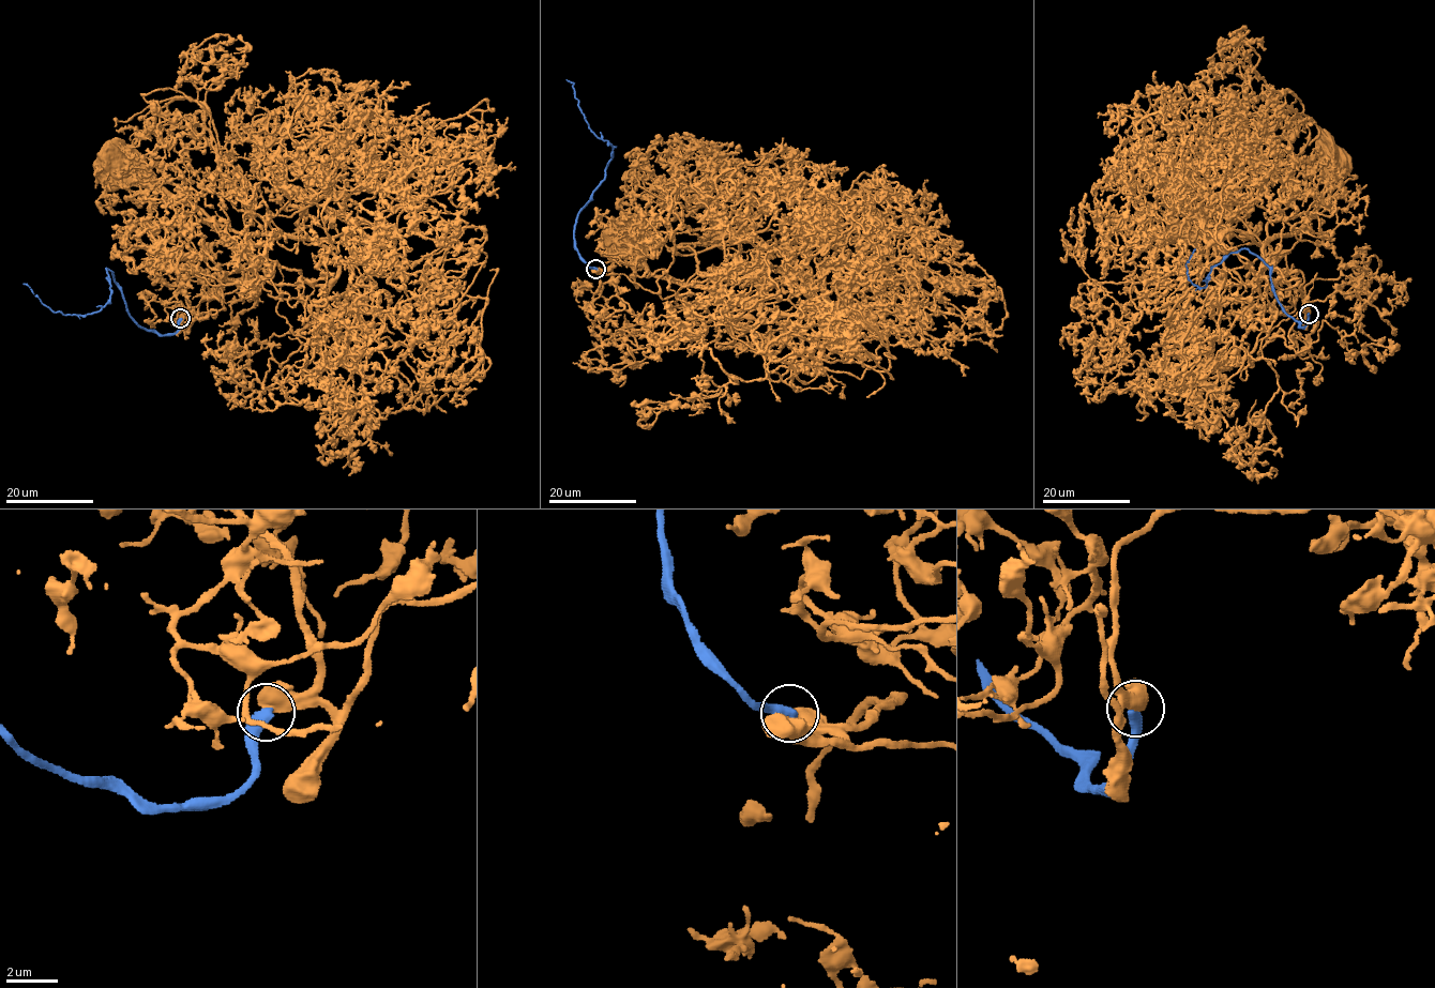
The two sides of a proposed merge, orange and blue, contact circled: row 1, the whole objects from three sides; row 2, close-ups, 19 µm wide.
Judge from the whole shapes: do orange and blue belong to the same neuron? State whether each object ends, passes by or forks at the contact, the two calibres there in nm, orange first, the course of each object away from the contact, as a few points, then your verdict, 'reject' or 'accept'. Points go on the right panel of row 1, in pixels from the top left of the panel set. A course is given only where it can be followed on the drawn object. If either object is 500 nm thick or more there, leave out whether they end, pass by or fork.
calibres 600 and 460 nm; course orange (1309, 314), (1299, 271), (1268, 264), (1249, 285), (1258, 290), (1268, 240), (1298, 233), (1329, 199), (1332, 154); course blue (1309, 314), (1302, 328), (1288, 317), (1269, 268), (1242, 248), (1193, 285), (1194, 249); reject

